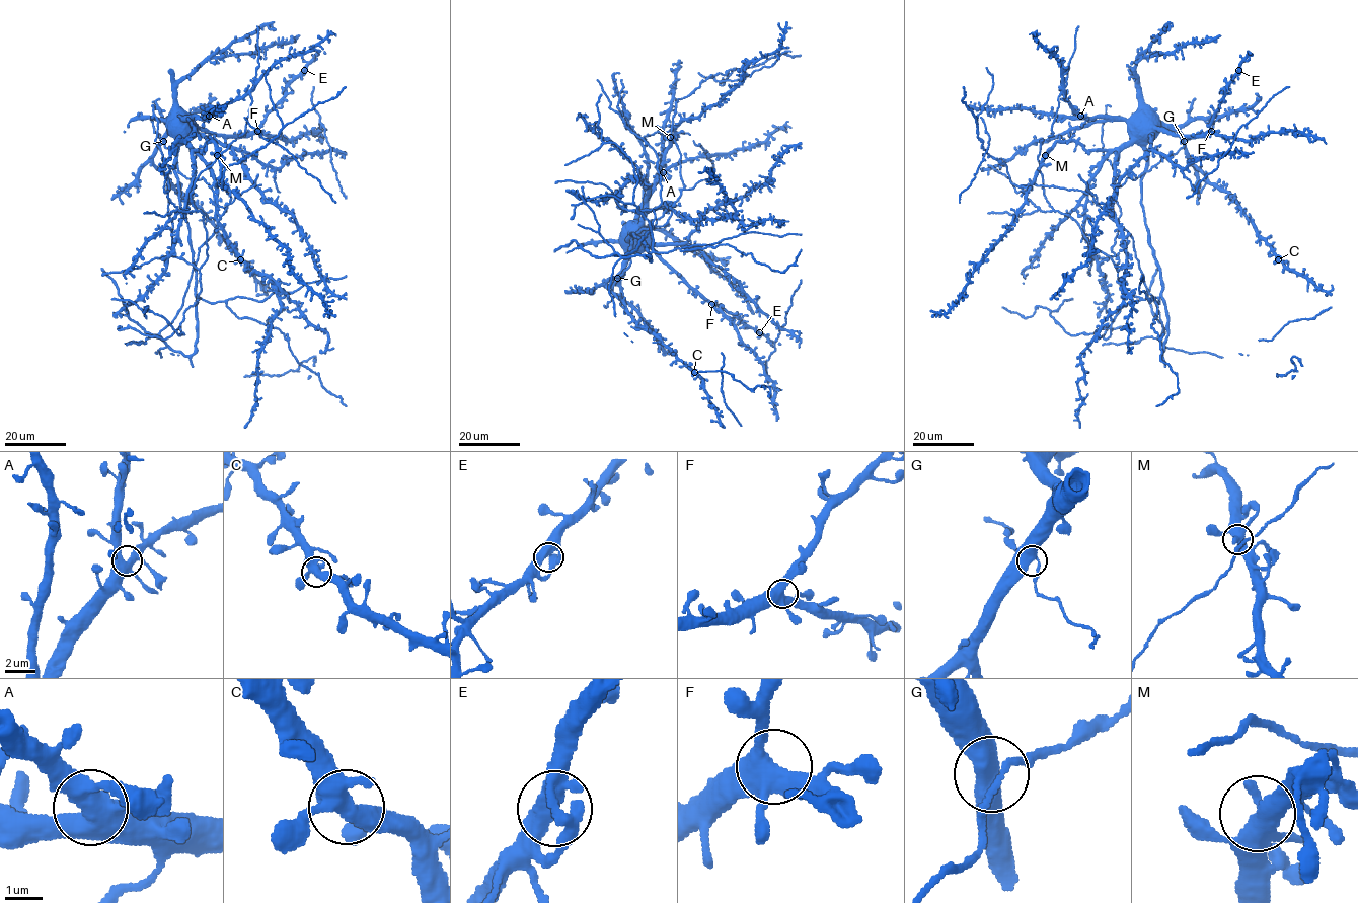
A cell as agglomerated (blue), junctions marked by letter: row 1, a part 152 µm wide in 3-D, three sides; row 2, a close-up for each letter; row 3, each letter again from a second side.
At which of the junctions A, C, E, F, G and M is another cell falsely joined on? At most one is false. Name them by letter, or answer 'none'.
none

